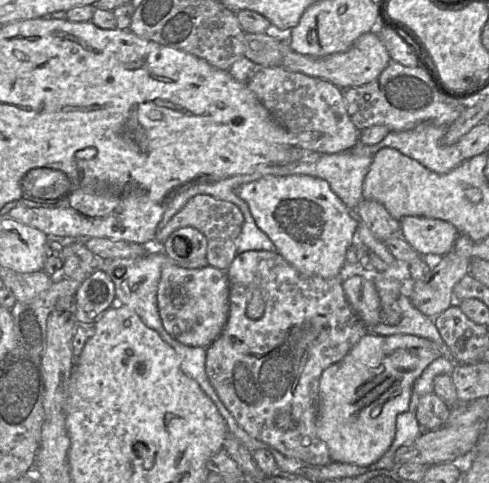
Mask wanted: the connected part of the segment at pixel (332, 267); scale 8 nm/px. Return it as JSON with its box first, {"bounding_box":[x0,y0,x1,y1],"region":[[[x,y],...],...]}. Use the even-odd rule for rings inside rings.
{"bounding_box":[236,175,359,280],"region":[[[265,175],[240,185],[236,193],[248,204],[256,225],[272,241],[276,252],[298,272],[307,276],[338,277],[341,280],[339,274],[347,262],[347,252],[356,242],[355,233],[359,221],[325,180],[308,175]]]}

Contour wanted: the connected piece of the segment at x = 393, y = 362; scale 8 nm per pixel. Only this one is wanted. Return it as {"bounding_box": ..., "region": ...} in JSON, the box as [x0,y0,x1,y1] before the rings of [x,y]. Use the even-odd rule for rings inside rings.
{"bounding_box":[316,329,443,466],"region":[[[368,329],[341,360],[323,370],[319,380],[316,429],[332,460],[359,466],[377,462],[393,442],[397,415],[409,408],[415,380],[440,356],[443,356],[443,348],[429,339],[408,334],[381,336]]]}

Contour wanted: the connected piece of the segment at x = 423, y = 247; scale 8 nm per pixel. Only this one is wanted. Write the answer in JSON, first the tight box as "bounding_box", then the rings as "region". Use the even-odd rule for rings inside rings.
{"bounding_box":[399,216,460,259],"region":[[[408,216],[399,224],[401,236],[415,251],[435,259],[452,251],[460,235],[455,226],[441,219]]]}

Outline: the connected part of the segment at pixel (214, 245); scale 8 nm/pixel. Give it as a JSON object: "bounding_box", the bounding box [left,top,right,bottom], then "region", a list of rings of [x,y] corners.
{"bounding_box":[154,194,244,271],"region":[[[198,194],[192,197],[170,221],[157,231],[154,244],[160,246],[177,229],[191,226],[207,239],[206,260],[208,265],[226,271],[237,255],[237,240],[242,231],[244,216],[232,202],[216,199],[210,195]]]}

